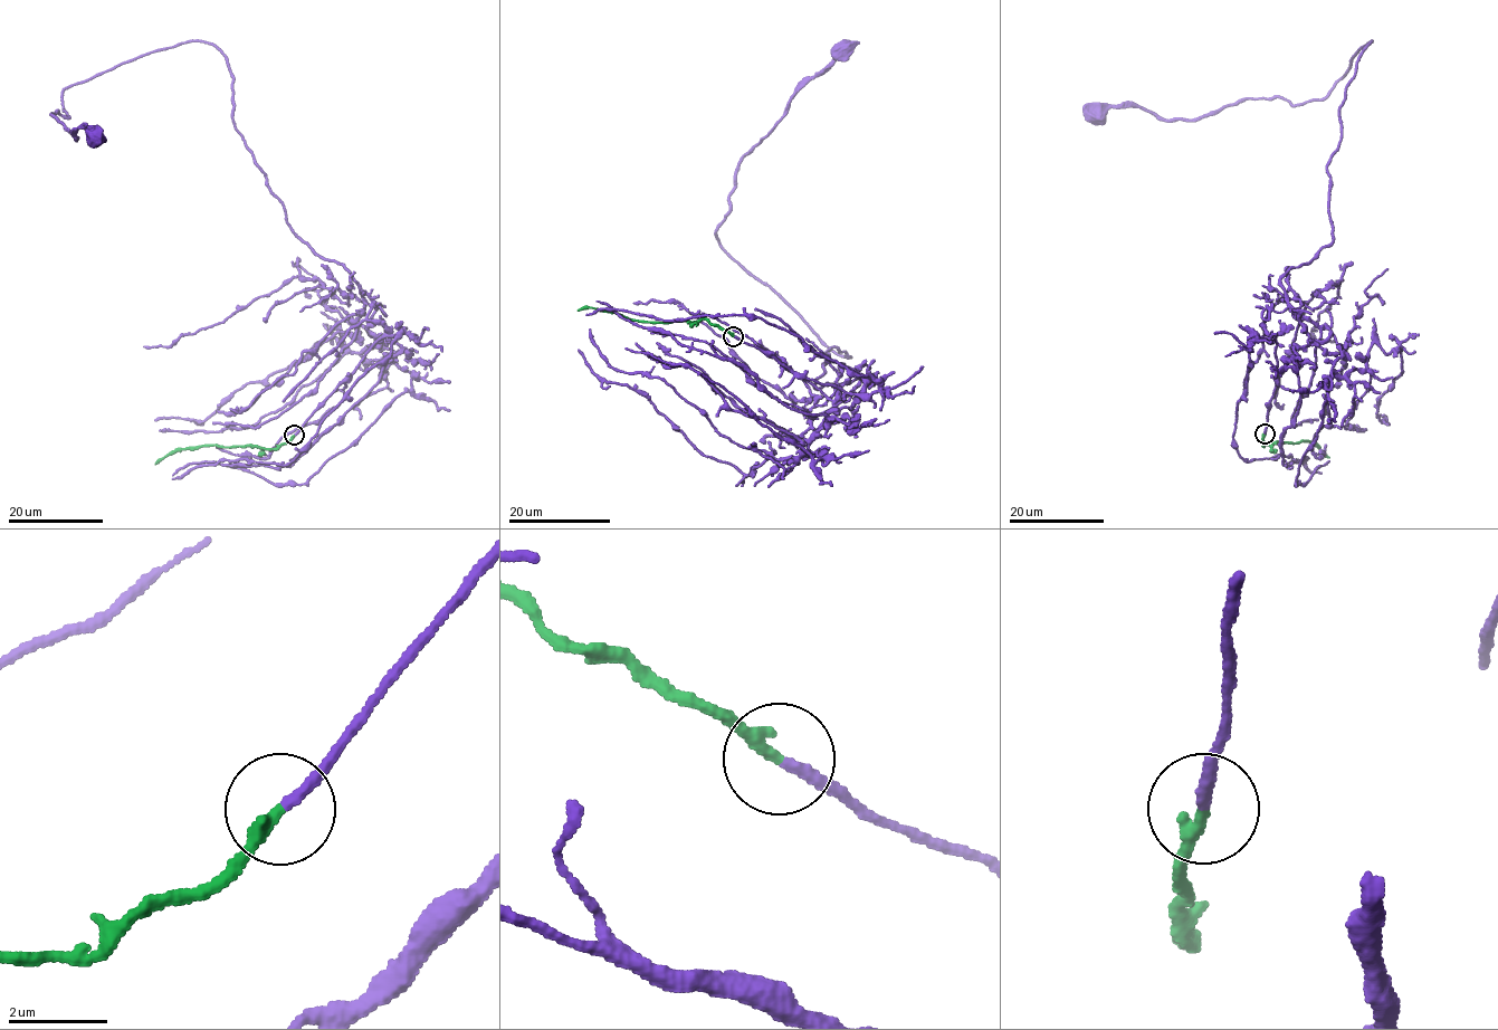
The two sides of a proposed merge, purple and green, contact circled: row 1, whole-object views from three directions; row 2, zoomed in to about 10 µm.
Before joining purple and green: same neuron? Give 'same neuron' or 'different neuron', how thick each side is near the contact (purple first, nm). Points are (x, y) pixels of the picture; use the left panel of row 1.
same neuron | 240/280 nm

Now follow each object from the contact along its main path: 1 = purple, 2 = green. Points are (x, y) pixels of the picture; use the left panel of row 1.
1: (295, 435), (391, 334), (287, 222), (228, 60), (182, 43), (73, 84), (49, 114), (94, 140)
2: (295, 435), (275, 448), (204, 445), (174, 450), (155, 464)

